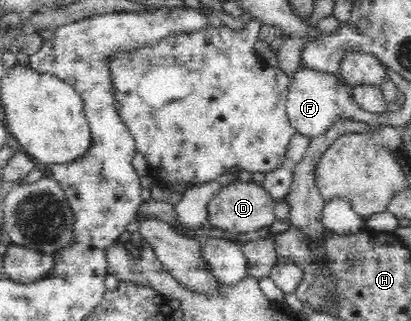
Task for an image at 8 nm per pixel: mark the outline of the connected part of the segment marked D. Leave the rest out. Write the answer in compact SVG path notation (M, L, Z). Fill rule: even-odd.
M232 178L223 183L220 193L215 195L207 205L207 220L212 228L224 229L240 236L250 236L260 228L274 223L276 202L277 200L272 199L261 185Z

